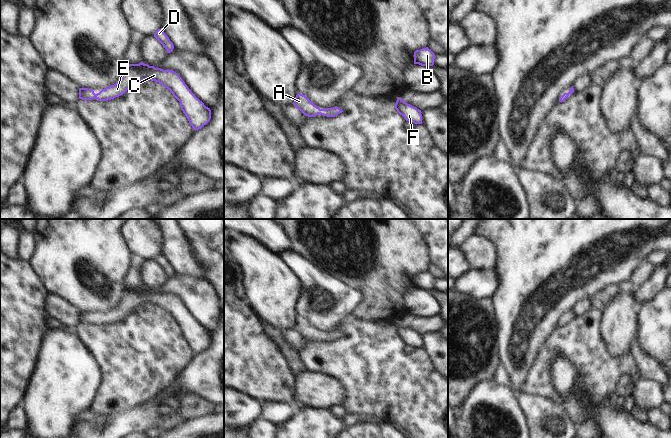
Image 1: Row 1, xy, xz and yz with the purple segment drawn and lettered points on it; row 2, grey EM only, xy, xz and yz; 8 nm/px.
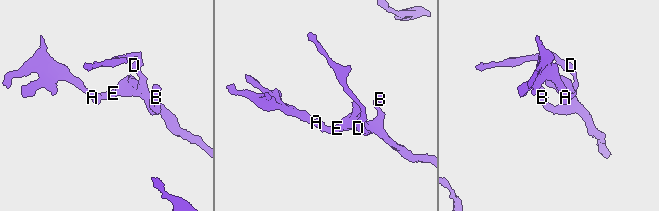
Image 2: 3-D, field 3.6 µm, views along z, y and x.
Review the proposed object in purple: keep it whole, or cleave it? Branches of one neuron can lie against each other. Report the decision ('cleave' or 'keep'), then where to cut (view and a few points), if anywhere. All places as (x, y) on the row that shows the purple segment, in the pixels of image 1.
keep; cut none

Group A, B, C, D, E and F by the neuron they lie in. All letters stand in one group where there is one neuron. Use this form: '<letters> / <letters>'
A B C D E F

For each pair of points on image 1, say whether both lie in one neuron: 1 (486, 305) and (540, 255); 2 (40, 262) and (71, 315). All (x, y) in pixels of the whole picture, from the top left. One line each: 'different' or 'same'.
1: different
2: different

